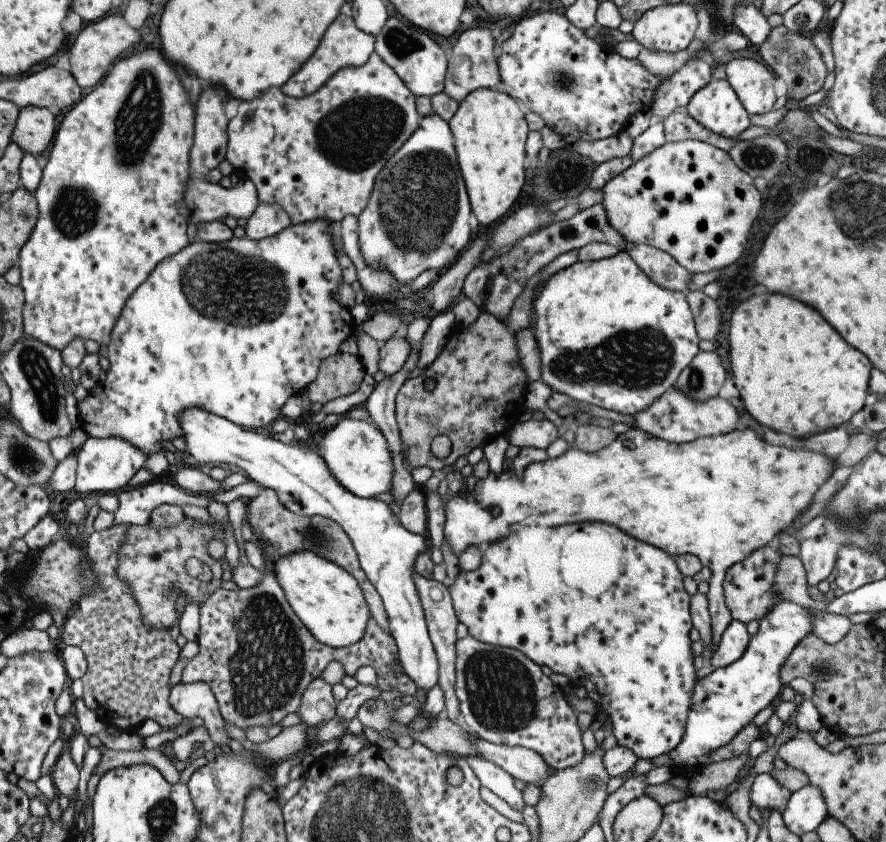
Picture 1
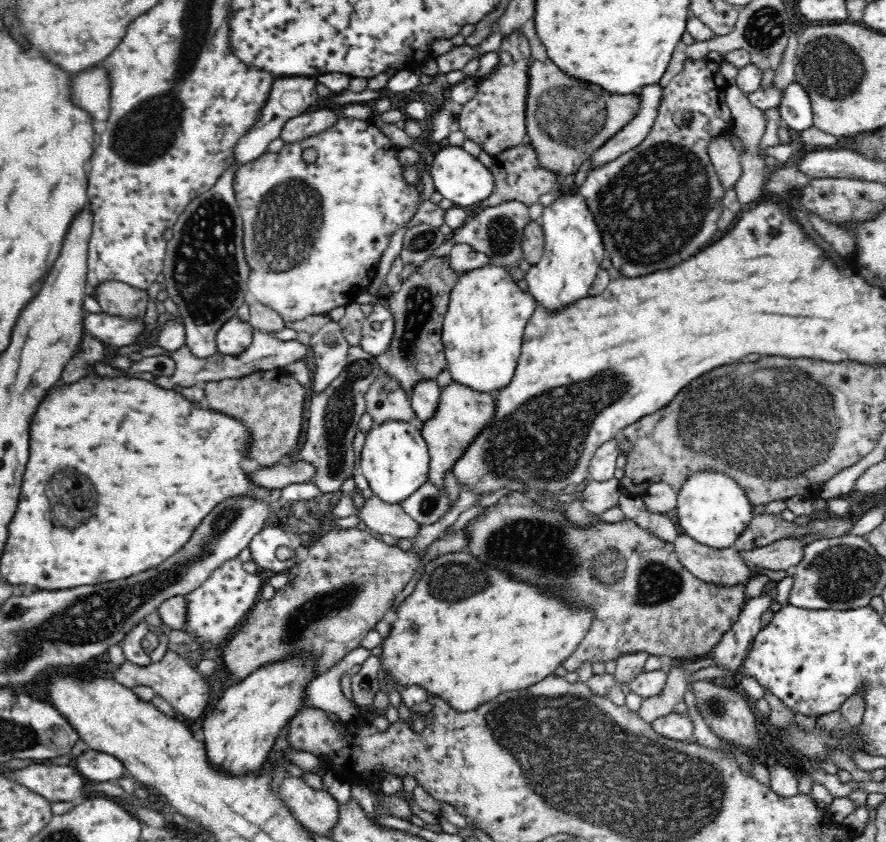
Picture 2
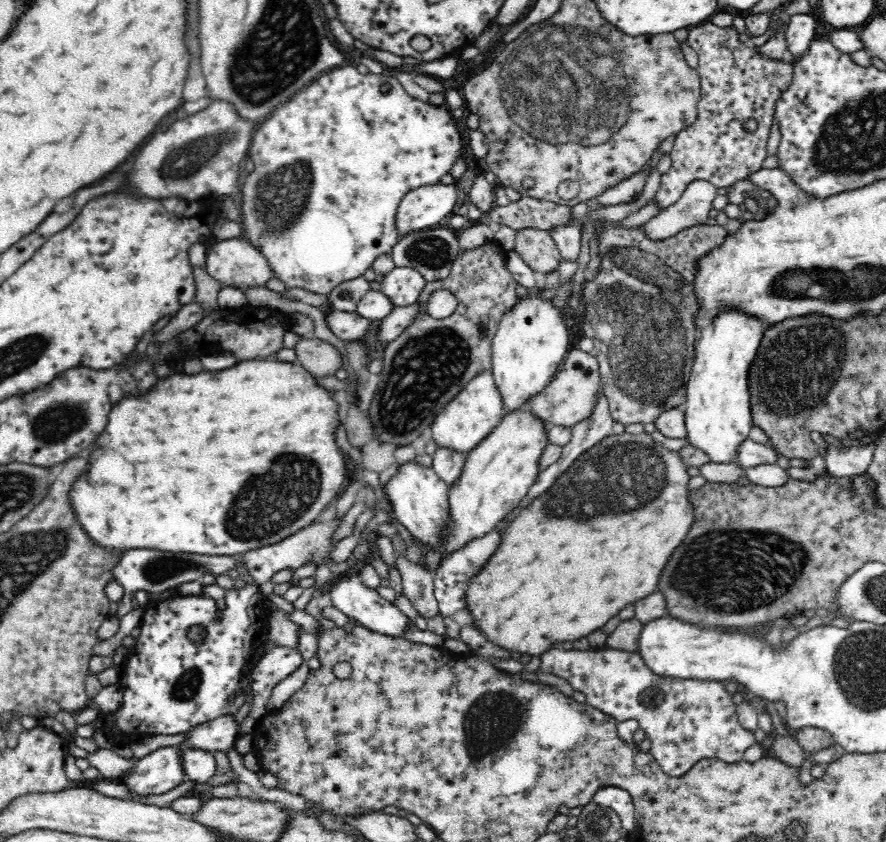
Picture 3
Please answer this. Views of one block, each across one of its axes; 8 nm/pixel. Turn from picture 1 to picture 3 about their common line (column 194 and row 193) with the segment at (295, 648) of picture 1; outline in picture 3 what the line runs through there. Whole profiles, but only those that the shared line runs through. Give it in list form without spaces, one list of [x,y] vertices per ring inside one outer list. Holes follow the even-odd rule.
[[[708,20],[700,26],[690,28],[688,34],[690,34],[688,44],[698,54],[696,70],[702,80],[702,98],[698,104],[698,120],[690,128],[684,128],[678,136],[674,136],[674,146],[670,152],[672,168],[666,174],[662,174],[660,190],[652,200],[652,202],[658,202],[660,210],[676,204],[682,198],[688,184],[694,180],[708,180],[718,188],[728,188],[728,186],[734,186],[736,182],[748,180],[750,174],[762,170],[762,164],[768,158],[766,148],[768,148],[770,128],[774,124],[776,100],[794,80],[794,68],[792,68],[790,58],[770,60],[770,58],[760,56],[756,48],[750,48],[740,40],[740,34],[736,32],[734,26],[718,28]]]

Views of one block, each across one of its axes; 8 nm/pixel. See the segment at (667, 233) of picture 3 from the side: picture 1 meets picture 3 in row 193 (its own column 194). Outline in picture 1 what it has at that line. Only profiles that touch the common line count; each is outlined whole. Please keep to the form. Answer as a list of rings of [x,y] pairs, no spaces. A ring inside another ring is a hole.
[[[195,682],[173,686],[169,692],[169,706],[183,720],[199,718],[199,722],[207,728],[207,734],[215,746],[227,746],[227,742],[231,740],[225,732],[225,720],[221,718],[217,700],[207,684]]]

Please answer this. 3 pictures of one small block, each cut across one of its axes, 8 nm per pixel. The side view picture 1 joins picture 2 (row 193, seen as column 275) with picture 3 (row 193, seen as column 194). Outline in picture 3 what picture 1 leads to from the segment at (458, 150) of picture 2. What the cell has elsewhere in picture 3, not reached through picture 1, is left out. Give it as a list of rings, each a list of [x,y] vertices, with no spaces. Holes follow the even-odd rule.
[[[462,180],[448,186],[438,182],[408,192],[396,210],[396,236],[404,238],[406,234],[446,224],[456,206],[460,186],[464,186]]]

